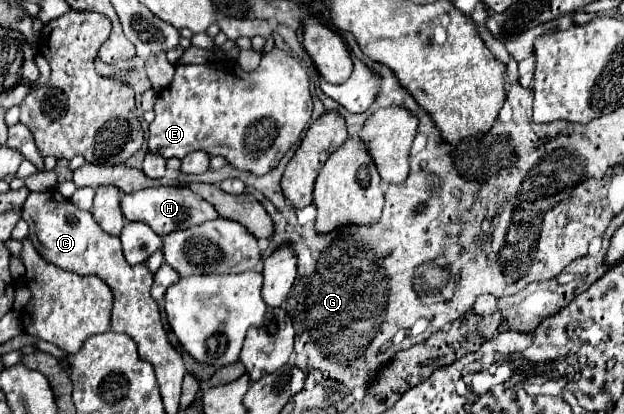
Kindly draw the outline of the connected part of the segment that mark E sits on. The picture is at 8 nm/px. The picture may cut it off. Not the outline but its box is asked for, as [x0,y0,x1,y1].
[149,49,311,175]

